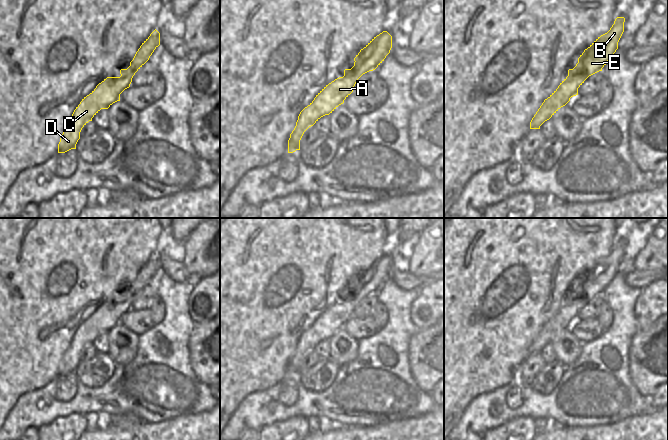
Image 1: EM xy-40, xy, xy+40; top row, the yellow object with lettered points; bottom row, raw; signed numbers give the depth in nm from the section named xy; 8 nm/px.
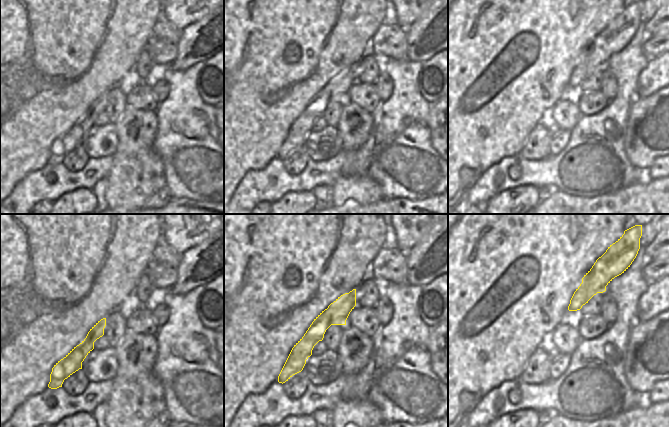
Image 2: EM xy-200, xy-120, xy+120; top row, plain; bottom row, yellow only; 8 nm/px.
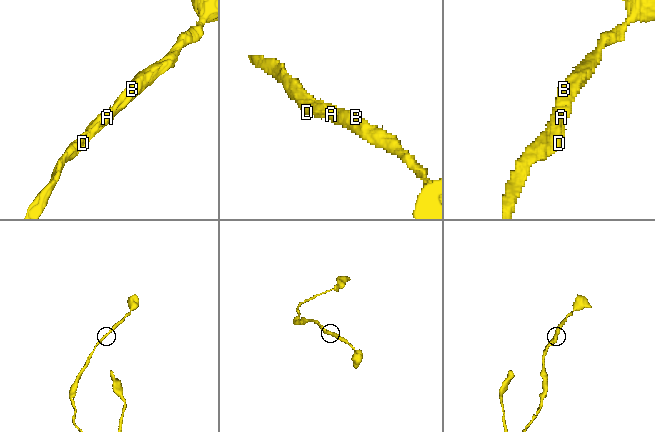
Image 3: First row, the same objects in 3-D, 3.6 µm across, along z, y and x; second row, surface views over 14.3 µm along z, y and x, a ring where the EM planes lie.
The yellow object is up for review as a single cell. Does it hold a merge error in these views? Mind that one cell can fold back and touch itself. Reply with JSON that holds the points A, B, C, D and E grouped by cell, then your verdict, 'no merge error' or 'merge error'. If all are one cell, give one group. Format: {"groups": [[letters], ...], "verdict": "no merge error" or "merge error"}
{"groups": [["A", "B", "C", "D", "E"]], "verdict": "no merge error"}

